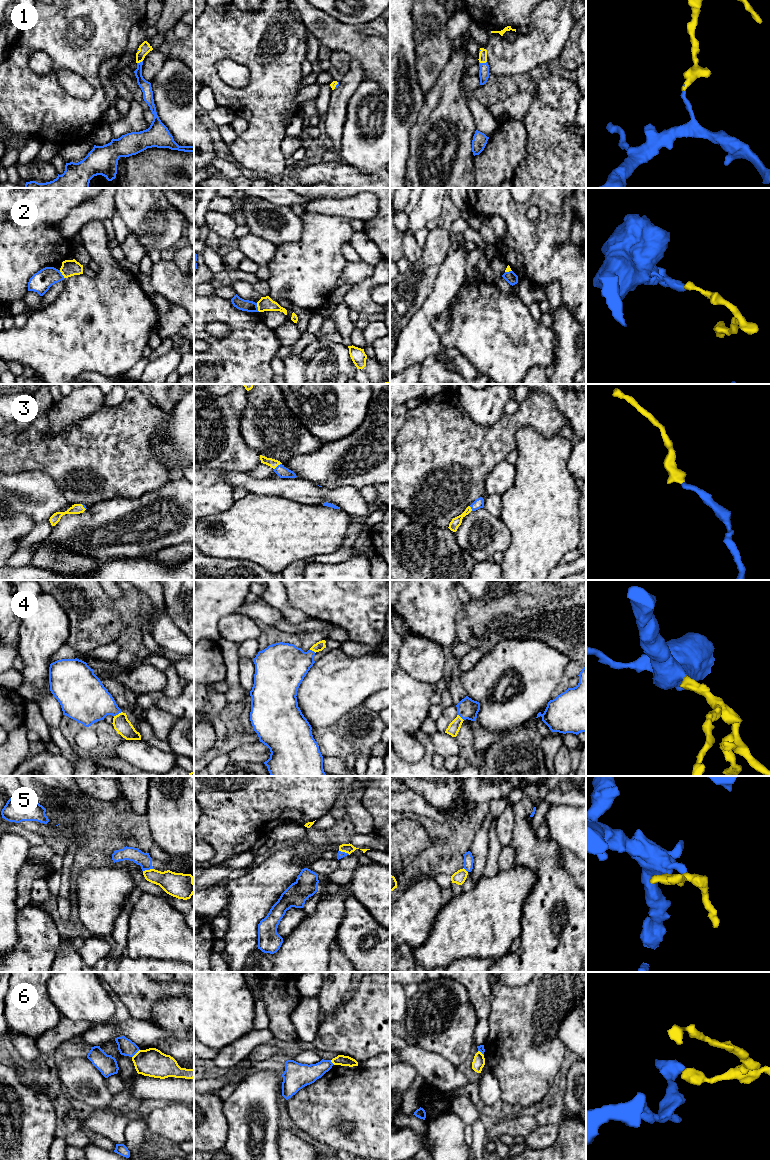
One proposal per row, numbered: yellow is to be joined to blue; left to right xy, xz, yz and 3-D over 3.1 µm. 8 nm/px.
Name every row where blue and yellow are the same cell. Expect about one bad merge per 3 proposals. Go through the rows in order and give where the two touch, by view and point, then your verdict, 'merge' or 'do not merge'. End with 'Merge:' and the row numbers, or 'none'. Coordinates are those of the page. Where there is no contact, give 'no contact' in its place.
1: meets blue in yz at (483, 63); merge
2: meets blue in xz at (257, 307); do not merge
3: meets blue in xz at (277, 466); merge
4: meets blue in xy at (117, 714); merge
5: meets blue in xy at (148, 869); do not merge
6: meets blue in xy at (136, 1052); do not merge
Merge: 1, 3, 4

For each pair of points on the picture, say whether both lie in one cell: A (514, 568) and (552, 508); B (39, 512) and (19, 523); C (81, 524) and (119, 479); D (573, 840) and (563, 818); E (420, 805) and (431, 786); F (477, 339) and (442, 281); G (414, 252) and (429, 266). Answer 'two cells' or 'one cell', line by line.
A: one cell
B: two cells
C: two cells
D: one cell
E: two cells
F: two cells
G: two cells

